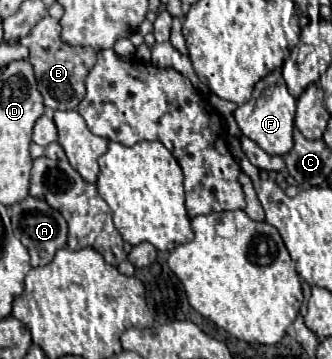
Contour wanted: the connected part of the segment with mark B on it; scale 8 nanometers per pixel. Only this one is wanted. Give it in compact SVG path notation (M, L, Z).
M51 16L37 22L37 26L31 30L27 38L21 40L21 44L29 48L29 60L35 68L39 92L45 98L45 106L53 110L75 110L85 96L85 78L89 70L95 66L97 54L91 52L91 48L85 48L85 50L67 48L67 44L59 40L59 22L53 20Z

